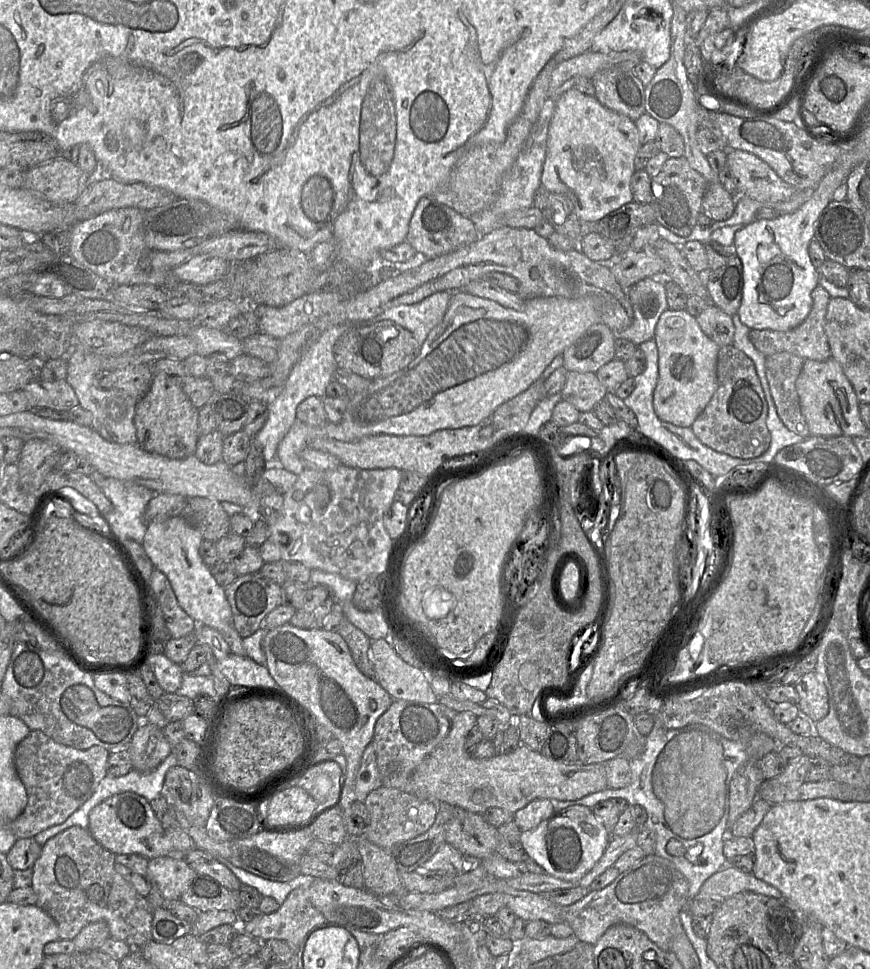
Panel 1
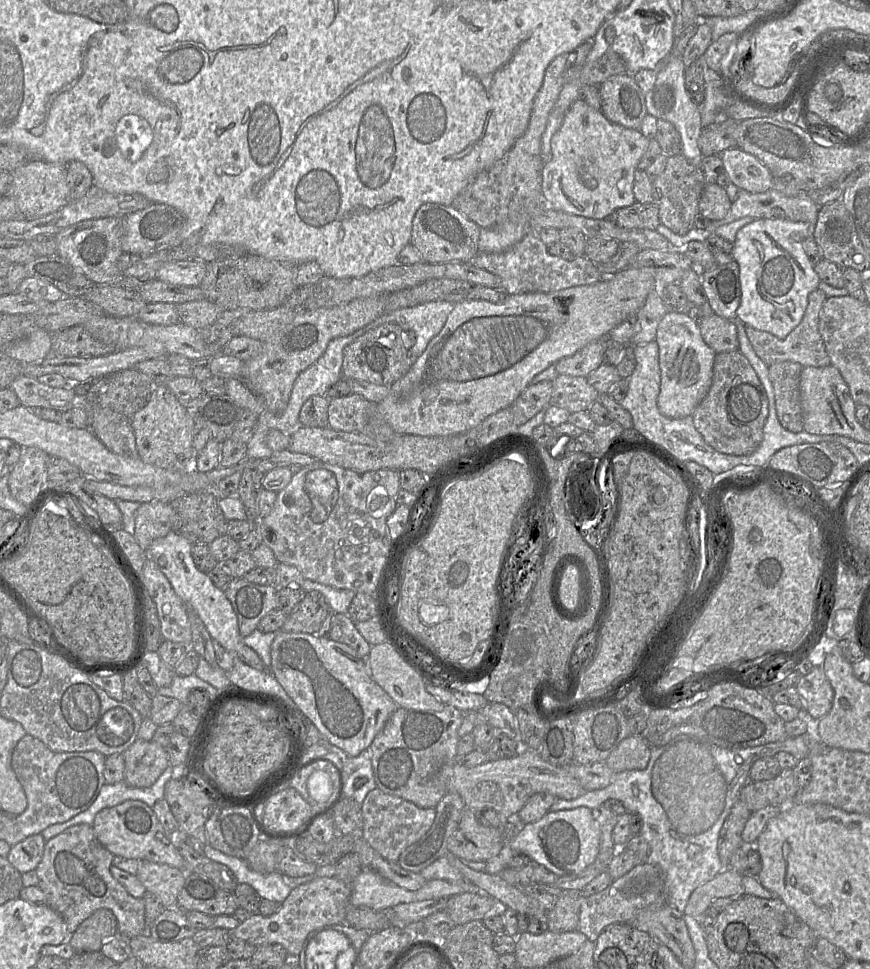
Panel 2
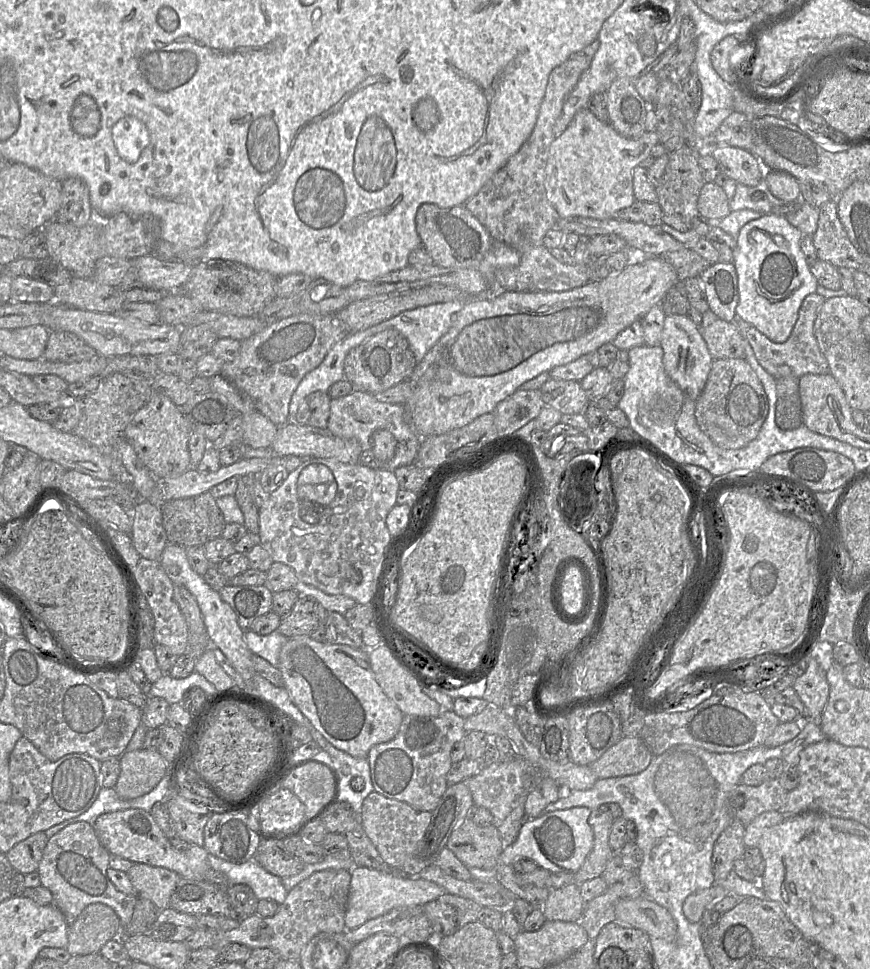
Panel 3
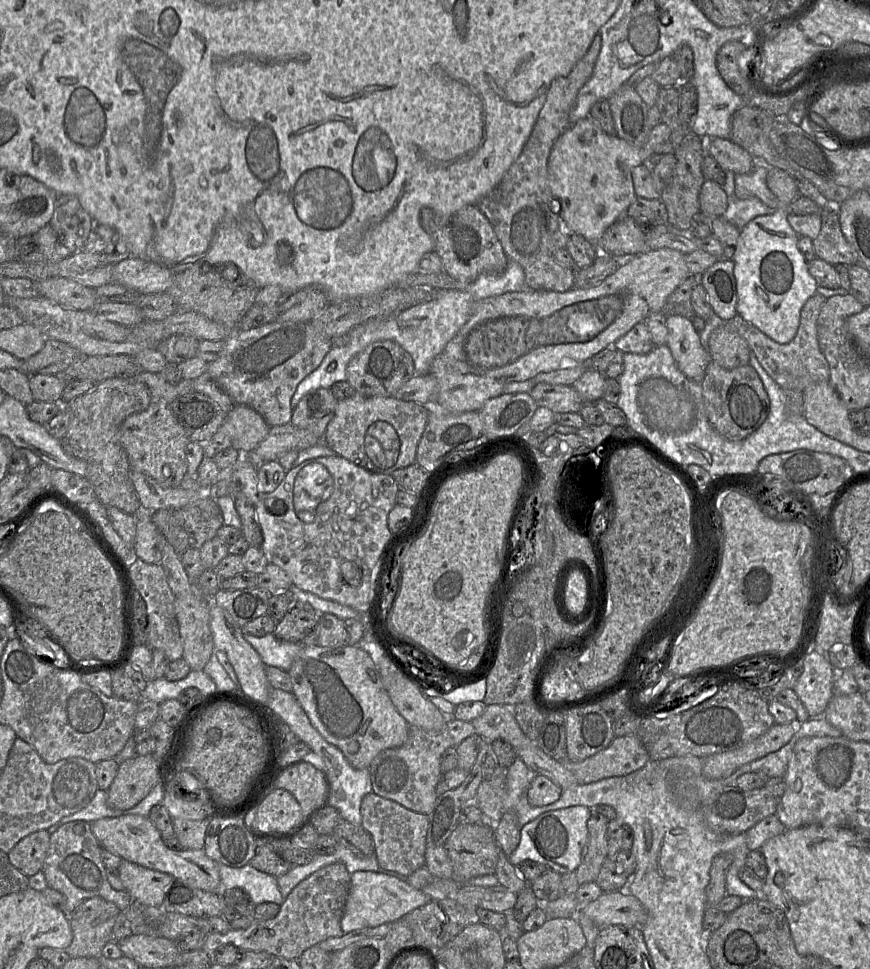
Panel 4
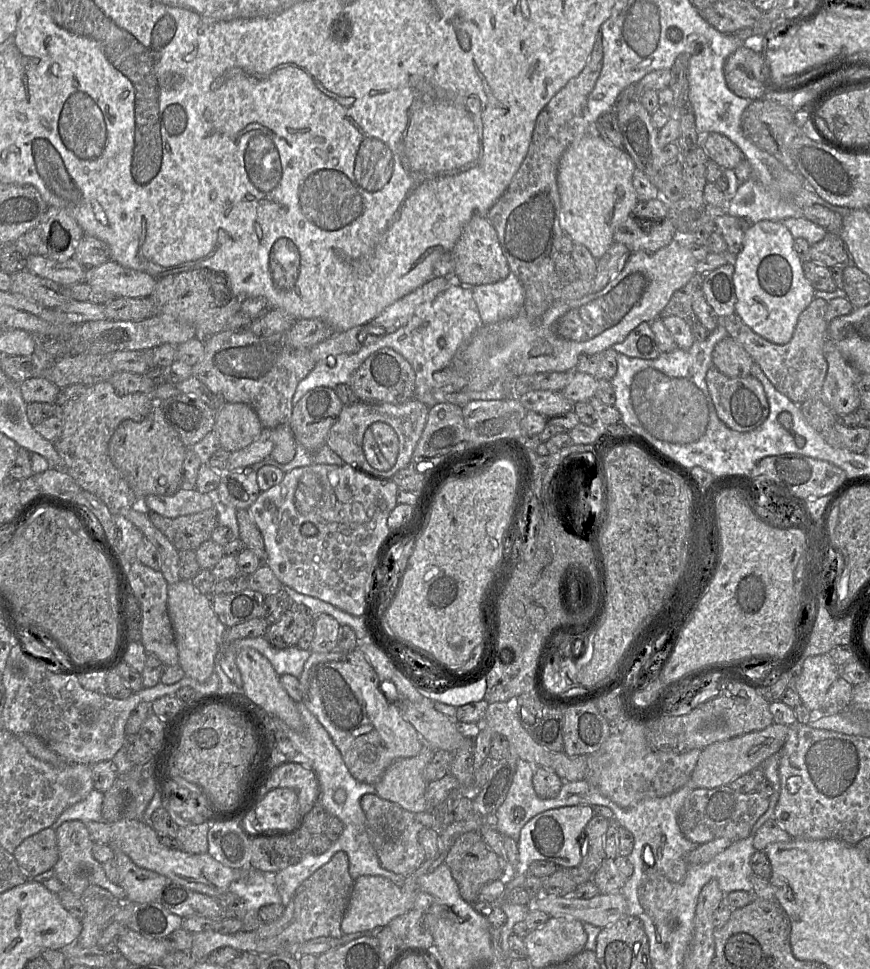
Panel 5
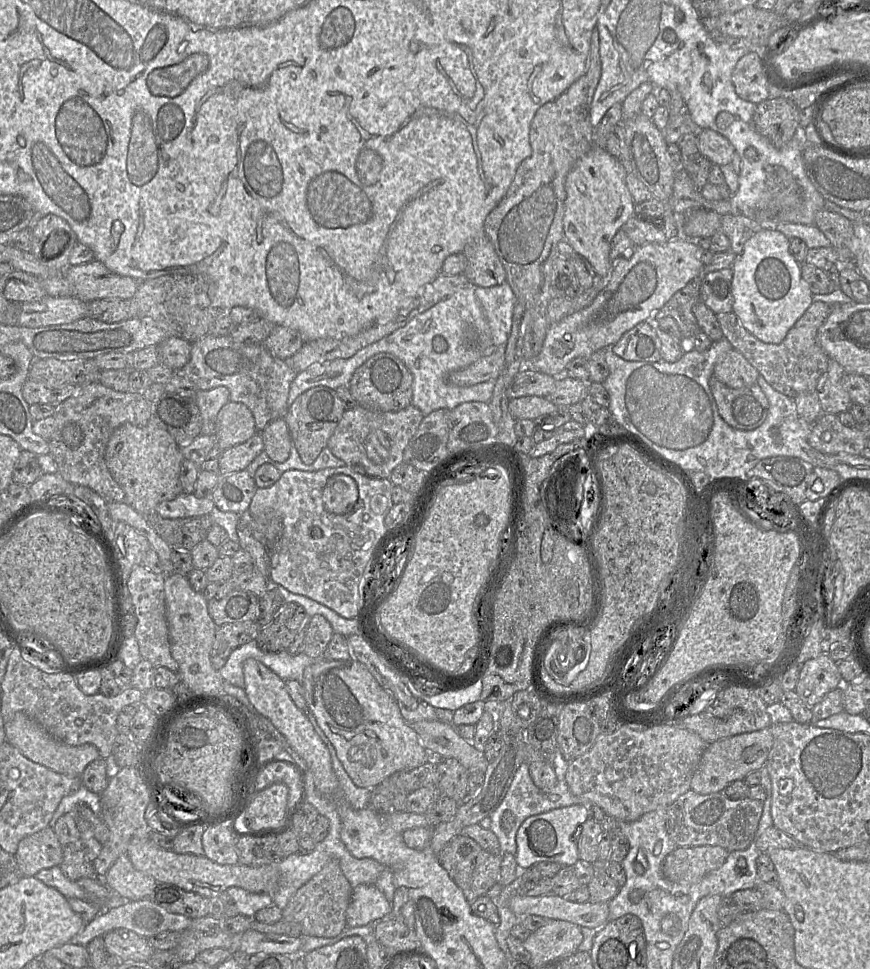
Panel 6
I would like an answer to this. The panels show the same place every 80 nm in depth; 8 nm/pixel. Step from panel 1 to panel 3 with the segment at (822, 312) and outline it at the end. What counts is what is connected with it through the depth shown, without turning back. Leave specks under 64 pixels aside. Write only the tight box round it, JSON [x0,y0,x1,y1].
[734,293,829,379]

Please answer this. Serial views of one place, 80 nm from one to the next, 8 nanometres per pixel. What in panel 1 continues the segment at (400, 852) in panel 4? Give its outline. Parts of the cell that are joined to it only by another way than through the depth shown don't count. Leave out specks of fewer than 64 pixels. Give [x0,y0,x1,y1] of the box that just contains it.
[364,785,438,850]

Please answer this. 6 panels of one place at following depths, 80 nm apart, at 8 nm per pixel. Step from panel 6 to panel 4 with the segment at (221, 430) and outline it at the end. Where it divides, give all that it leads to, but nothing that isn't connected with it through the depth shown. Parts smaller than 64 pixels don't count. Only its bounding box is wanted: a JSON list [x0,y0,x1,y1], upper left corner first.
[222,405,271,453]

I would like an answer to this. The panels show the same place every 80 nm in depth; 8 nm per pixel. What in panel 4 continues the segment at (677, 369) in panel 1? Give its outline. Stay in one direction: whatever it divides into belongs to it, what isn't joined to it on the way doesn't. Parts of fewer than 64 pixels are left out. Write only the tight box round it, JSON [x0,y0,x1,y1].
[666,316,711,383]

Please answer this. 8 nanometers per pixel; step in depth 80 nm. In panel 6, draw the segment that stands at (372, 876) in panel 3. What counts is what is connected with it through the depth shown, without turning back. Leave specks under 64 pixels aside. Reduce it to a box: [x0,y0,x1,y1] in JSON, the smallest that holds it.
[346,884,392,927]

